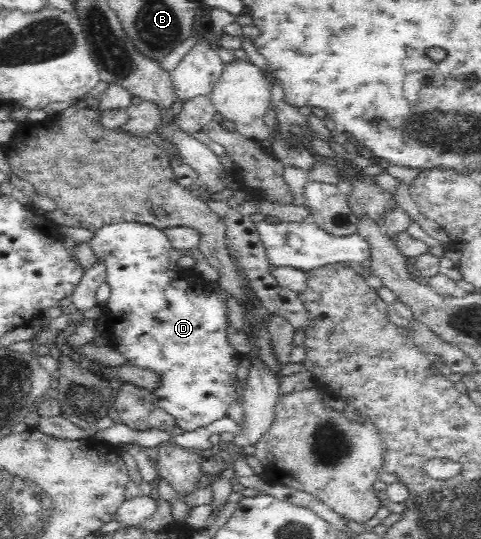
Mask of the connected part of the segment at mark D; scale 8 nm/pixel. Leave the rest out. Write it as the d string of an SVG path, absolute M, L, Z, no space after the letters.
M130 221L112 223L96 229L94 236L87 243L89 244L90 250L93 250L97 262L101 262L105 266L107 274L105 276L105 283L111 290L111 295L102 317L103 324L105 325L105 342L118 350L126 358L126 362L132 366L137 366L144 370L151 370L157 376L158 386L151 392L153 406L166 412L171 418L174 418L176 425L183 431L195 431L226 417L228 407L238 397L236 392L236 372L238 372L238 366L242 362L242 355L232 347L230 340L228 340L228 332L226 332L229 321L228 294L222 290L220 285L218 286L218 281L207 281L197 275L190 277L185 271L173 266L168 257L173 246L169 242L169 238L164 234L164 231L155 226Z

